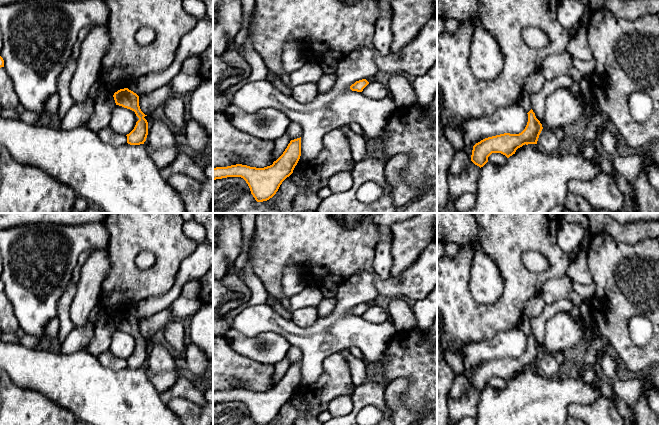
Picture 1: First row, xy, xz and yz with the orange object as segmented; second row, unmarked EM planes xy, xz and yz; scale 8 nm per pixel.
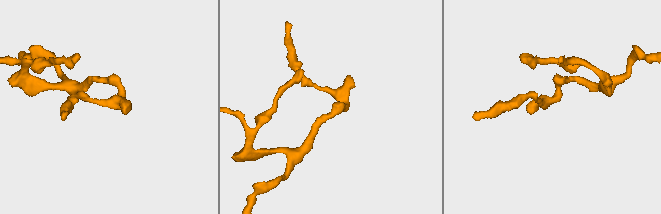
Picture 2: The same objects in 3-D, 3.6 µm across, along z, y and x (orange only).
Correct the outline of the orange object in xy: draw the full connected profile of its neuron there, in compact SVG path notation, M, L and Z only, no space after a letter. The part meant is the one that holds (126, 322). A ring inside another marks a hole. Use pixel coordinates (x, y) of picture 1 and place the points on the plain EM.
M128 312L120 313L113 319L116 329L135 336L139 344L134 353L127 358L127 367L130 369L144 368L148 359L148 346L139 330L139 320Z

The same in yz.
M532 333L527 338L528 346L521 357L504 357L481 364L473 370L471 385L481 392L492 377L501 377L509 382L523 369L537 368L543 351Z

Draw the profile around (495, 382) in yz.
M492 377L488 381L488 386L495 389L504 389L507 386L508 382L501 377Z

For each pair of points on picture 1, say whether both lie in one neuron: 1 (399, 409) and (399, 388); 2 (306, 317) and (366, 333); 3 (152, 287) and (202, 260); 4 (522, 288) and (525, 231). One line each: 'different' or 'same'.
1: same
2: different
3: different
4: same

